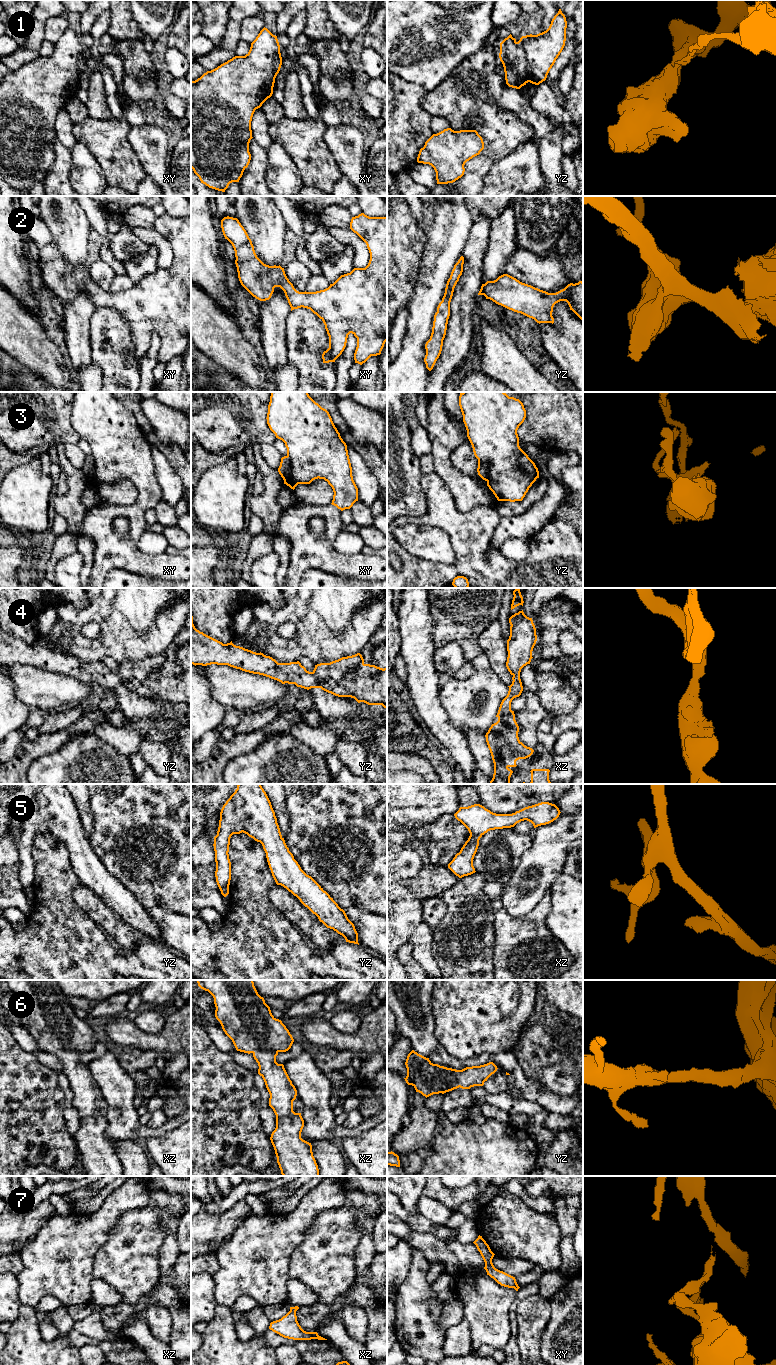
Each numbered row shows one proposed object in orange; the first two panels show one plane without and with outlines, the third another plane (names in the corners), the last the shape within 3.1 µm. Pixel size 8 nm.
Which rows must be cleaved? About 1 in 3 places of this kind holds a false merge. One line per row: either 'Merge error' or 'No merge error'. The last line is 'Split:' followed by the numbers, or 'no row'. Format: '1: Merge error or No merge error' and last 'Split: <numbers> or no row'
1: Merge error
2: No merge error
3: Merge error
4: No merge error
5: No merge error
6: No merge error
7: Merge error
Split: 1, 3, 7

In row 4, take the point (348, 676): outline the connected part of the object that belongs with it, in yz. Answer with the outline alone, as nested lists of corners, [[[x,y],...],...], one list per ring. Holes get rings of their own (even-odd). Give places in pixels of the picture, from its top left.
[[[191,614],[191,664],[228,665],[259,674],[282,684],[295,684],[304,689],[321,688],[338,697],[351,697],[358,703],[387,708],[387,667],[365,664],[360,653],[330,663],[315,665],[312,672],[299,661],[278,663],[270,656],[222,642],[197,630]]]

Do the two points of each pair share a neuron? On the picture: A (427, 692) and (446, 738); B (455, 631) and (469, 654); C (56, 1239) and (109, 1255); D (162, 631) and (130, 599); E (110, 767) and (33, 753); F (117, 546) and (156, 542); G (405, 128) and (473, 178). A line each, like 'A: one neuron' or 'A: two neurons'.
A: one neuron
B: one neuron
C: two neurons
D: two neurons
E: two neurons
F: two neurons
G: two neurons

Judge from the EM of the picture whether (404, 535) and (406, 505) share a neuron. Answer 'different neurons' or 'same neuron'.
different neurons

